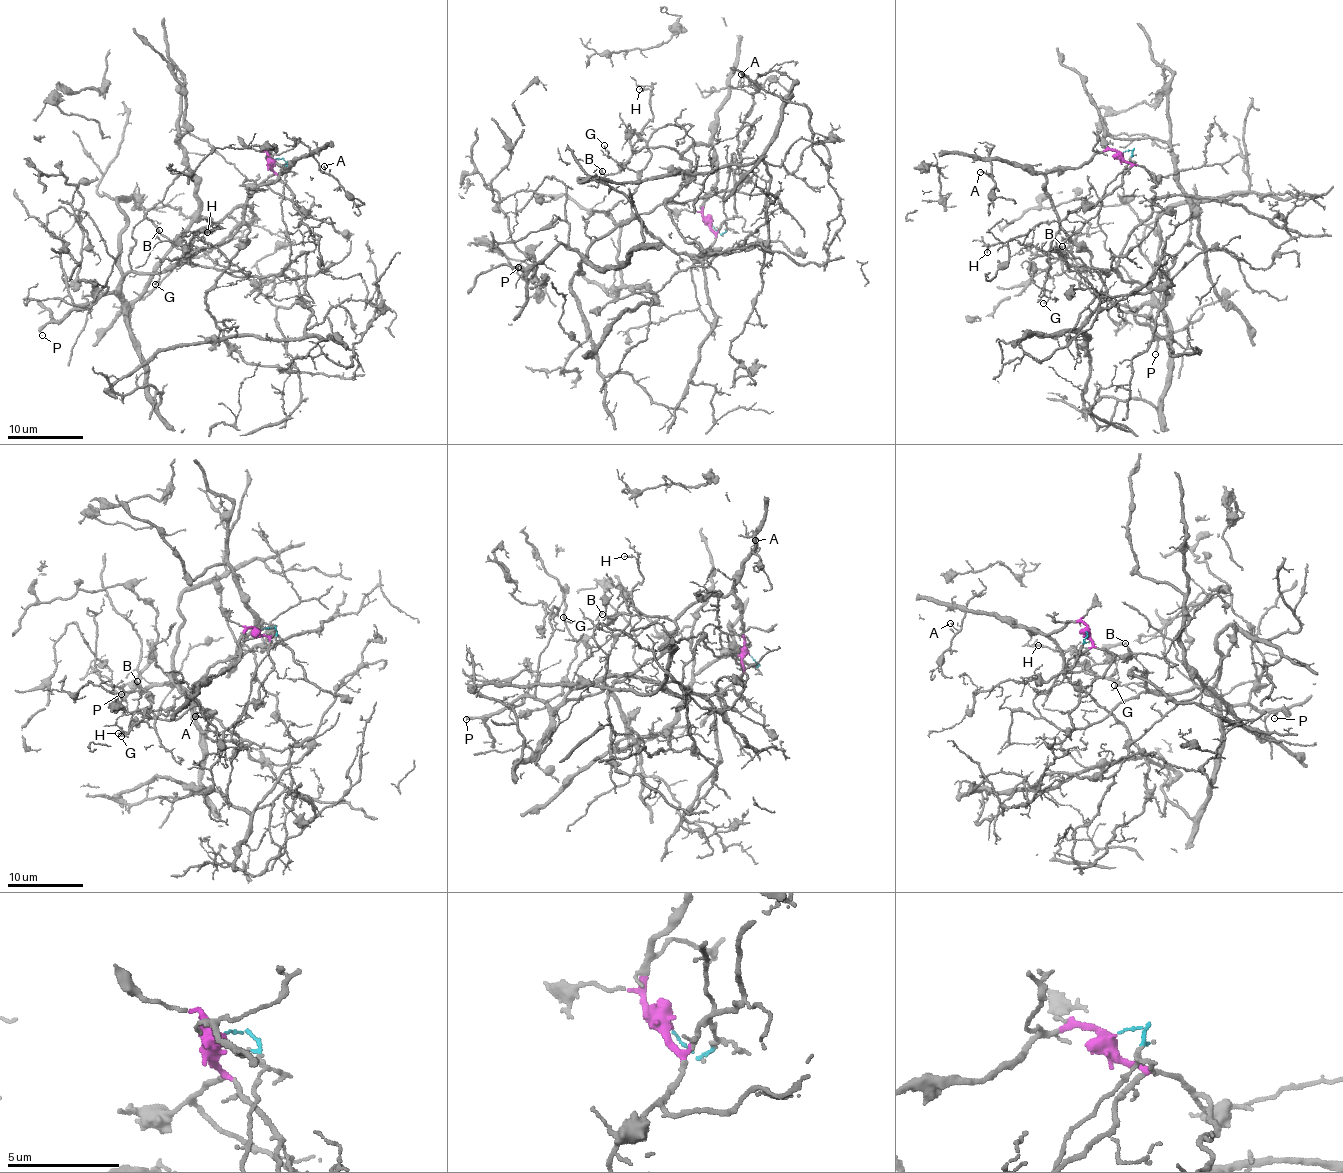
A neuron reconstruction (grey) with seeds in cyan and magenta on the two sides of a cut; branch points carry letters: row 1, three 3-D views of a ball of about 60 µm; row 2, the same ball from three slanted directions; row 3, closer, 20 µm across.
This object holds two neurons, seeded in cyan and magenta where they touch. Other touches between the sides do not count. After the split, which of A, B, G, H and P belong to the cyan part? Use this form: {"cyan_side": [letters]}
{"cyan_side": ["G", "P"]}

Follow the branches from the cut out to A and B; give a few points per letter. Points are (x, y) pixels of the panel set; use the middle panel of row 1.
A: (712, 224), (703, 217), (703, 206), (716, 177), (713, 127), (728, 89), (742, 84), (742, 75)
B: (712, 224), (703, 217), (716, 177), (710, 146), (693, 144), (682, 157), (643, 146), (617, 171), (602, 170)

